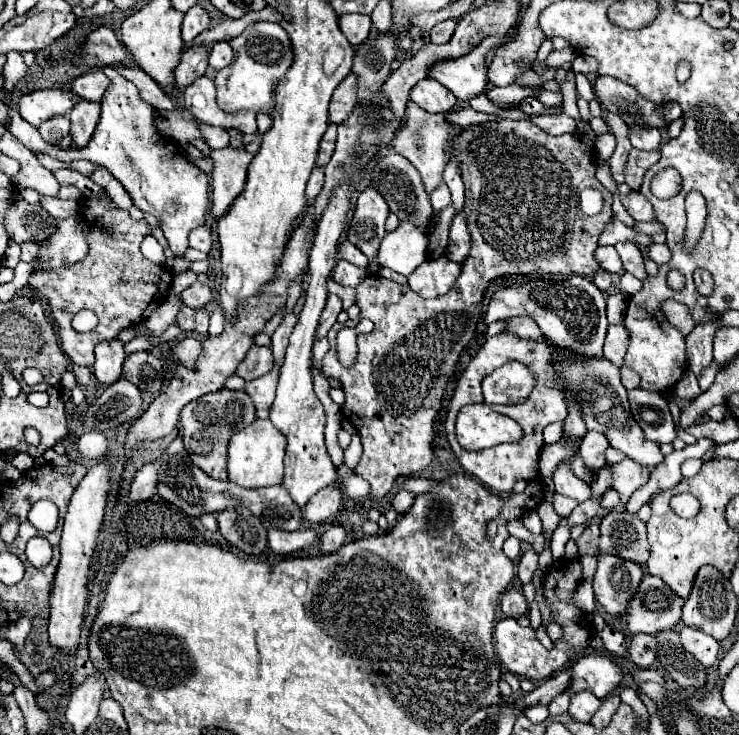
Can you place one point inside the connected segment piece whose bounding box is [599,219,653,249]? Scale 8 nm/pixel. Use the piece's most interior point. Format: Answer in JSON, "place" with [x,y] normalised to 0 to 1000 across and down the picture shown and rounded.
{"place":[832,314]}

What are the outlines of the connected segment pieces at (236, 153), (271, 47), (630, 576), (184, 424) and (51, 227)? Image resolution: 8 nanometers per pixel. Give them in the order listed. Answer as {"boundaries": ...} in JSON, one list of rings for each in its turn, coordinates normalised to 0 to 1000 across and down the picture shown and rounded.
{"boundaries":[[[[310,197],[304,203],[288,203],[283,214],[288,219],[283,287],[291,298],[296,298],[326,265],[334,246],[334,227],[342,211],[332,203],[318,203]]],[[[350,29],[337,34],[326,48],[315,50],[310,61],[318,69],[318,83],[313,86],[313,102],[307,110],[302,107],[302,99],[296,102],[296,116],[299,116],[294,118],[296,146],[307,154],[318,154],[323,148],[340,148],[345,154],[367,156],[372,118],[396,86],[394,53],[388,50],[386,39],[378,31]]],[[[813,755],[808,782],[802,788],[805,815],[827,839],[846,839],[848,823],[859,812],[867,788],[867,769],[829,755]]],[[[299,529],[256,548],[245,559],[245,592],[258,627],[280,646],[307,654],[307,603],[315,589],[345,573],[345,551],[332,532]]],[[[23,268],[20,276],[12,279],[7,309],[12,322],[20,331],[58,331],[77,314],[77,298],[69,295],[55,279],[39,279],[34,271]]]]}

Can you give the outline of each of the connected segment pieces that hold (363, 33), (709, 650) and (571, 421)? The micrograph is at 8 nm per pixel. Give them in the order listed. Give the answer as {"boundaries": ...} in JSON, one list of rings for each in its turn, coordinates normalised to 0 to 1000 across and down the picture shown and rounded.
{"boundaries":[[[[470,18],[459,23],[459,37],[475,61],[486,61],[499,50],[502,23],[488,18]]],[[[924,853],[919,859],[919,867],[922,867],[922,878],[927,880],[927,886],[943,894],[954,907],[965,907],[970,902],[976,875],[970,875],[965,867],[943,856],[932,856],[932,853]]],[[[775,551],[770,554],[770,565],[765,570],[765,589],[770,595],[783,595],[783,592],[792,592],[792,573],[783,562],[783,556]]]]}

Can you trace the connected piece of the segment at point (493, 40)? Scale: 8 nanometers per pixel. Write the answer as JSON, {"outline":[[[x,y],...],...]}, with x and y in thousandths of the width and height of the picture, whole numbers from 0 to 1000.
{"outline":[[[682,49],[656,52],[656,56],[643,64],[637,72],[618,78],[618,80],[597,80],[583,88],[581,105],[602,116],[621,137],[635,137],[645,127],[656,124],[659,113],[659,91],[656,75],[662,67],[671,65],[682,59]]]}

